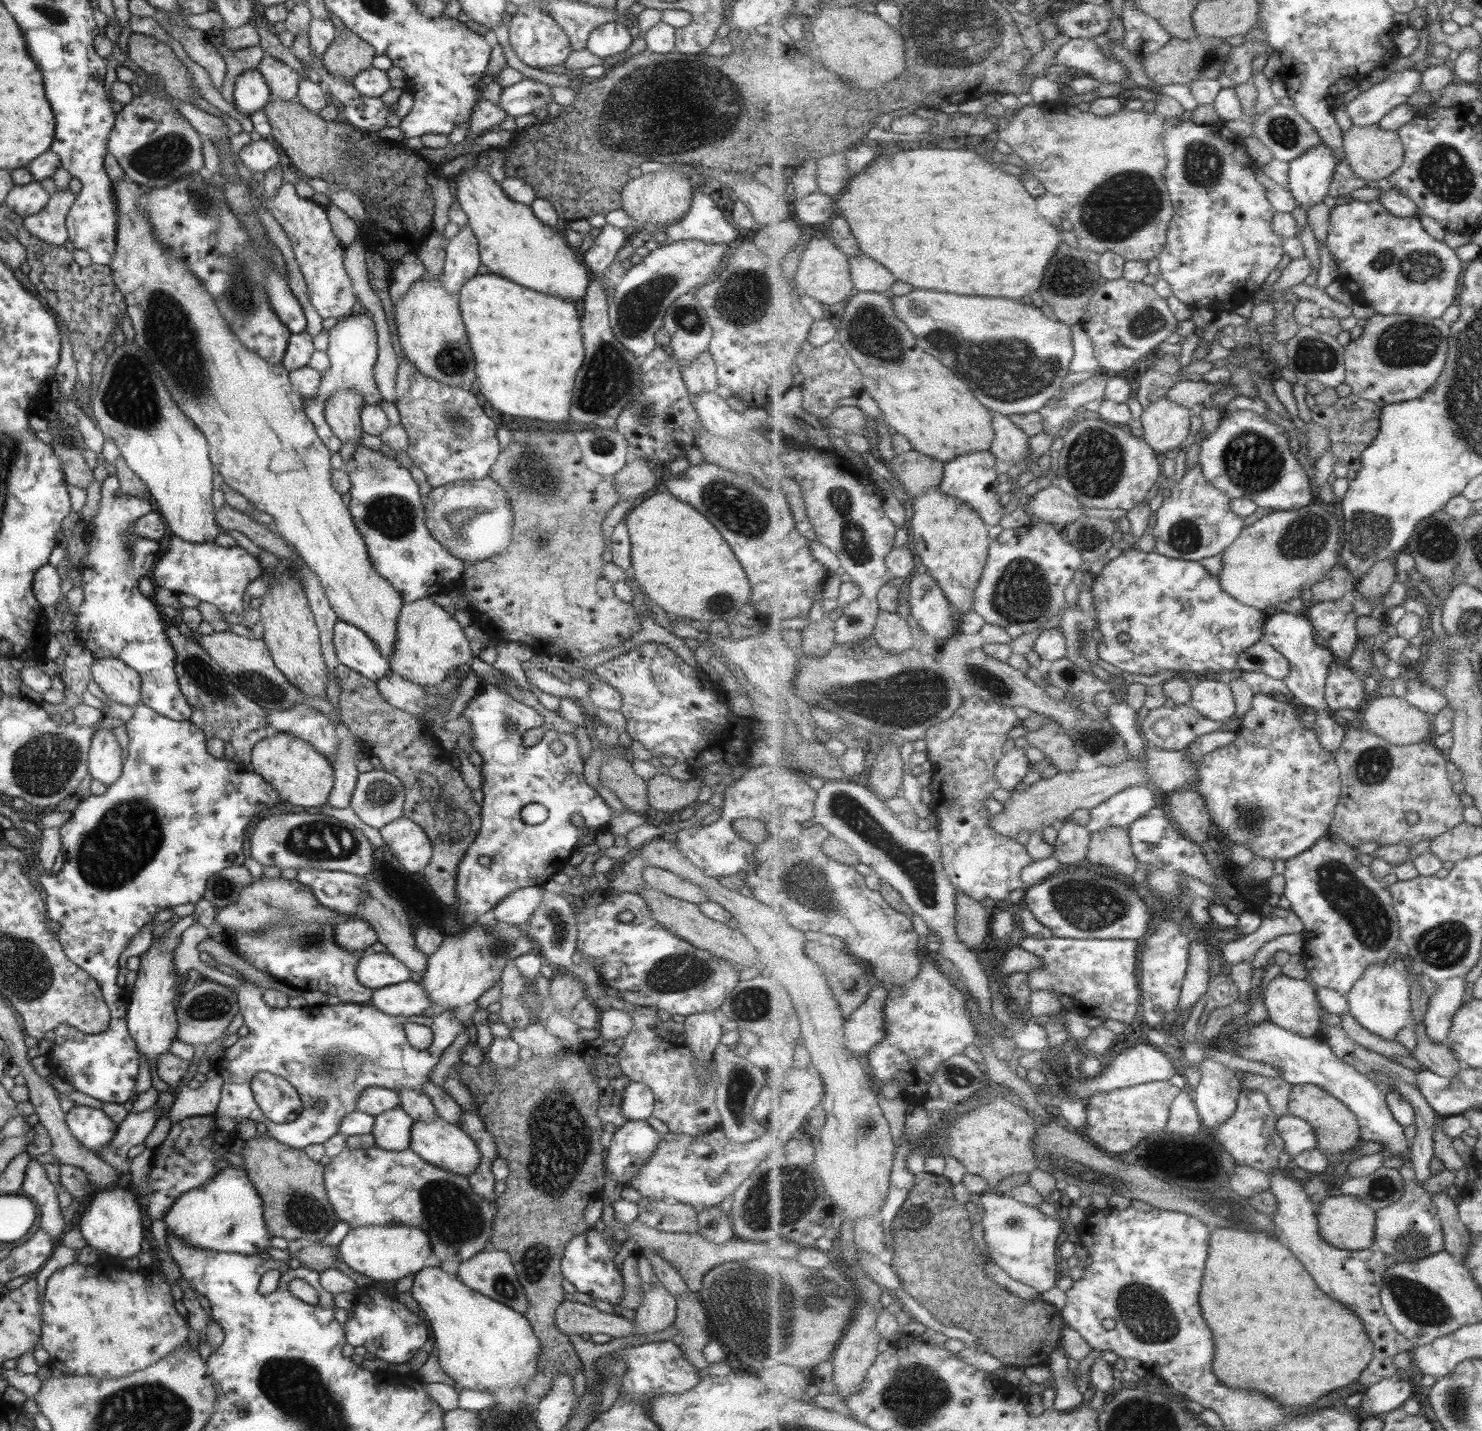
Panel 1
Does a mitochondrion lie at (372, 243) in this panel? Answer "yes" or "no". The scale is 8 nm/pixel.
no

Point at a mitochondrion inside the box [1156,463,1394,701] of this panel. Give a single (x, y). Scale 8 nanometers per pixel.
(1308, 535)

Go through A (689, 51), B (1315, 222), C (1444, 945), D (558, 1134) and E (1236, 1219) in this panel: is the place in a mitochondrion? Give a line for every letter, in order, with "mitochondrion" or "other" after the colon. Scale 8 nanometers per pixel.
A: other
B: other
C: mitochondrion
D: mitochondrion
E: other

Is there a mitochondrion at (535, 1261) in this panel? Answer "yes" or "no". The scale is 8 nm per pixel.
yes

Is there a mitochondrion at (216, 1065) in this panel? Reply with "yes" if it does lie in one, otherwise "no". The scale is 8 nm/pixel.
no

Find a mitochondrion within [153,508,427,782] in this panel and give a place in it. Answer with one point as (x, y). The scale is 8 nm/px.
(198, 671)

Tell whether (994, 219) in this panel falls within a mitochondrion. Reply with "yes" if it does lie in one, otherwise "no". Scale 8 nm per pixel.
no

